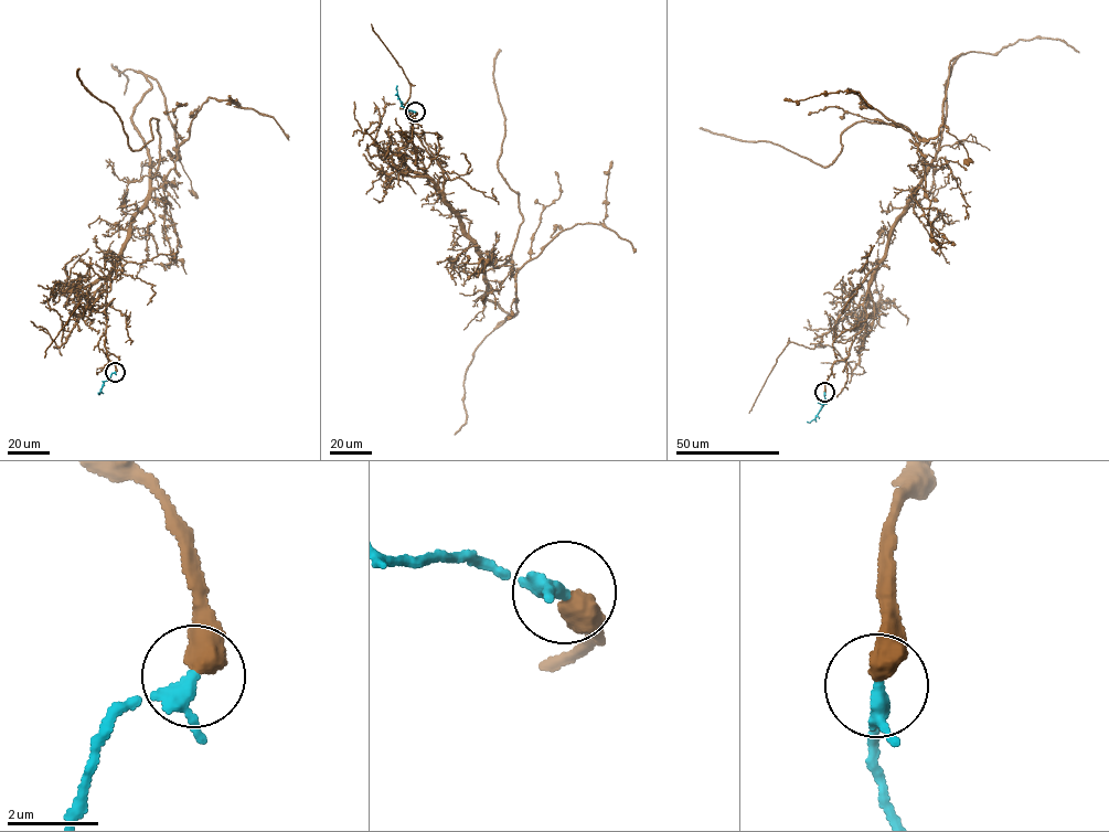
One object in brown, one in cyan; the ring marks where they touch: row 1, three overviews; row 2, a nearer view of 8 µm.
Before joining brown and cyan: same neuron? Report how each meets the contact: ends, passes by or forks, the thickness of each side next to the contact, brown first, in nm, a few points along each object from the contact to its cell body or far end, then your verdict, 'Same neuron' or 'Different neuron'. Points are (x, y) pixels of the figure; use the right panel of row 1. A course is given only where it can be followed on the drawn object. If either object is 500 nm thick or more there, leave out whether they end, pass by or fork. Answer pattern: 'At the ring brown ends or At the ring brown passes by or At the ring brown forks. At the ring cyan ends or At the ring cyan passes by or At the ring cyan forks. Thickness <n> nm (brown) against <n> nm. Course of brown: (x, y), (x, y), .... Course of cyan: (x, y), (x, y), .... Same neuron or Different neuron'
Thickness 500 nm (brown) against 280 nm. Course of brown: (824, 392), (864, 326), (891, 230), (938, 150), (956, 59), (937, 136), (919, 139), (848, 88), (872, 107). Course of cyan: (824, 392), (823, 406), (813, 419), (807, 422). Same neuron

